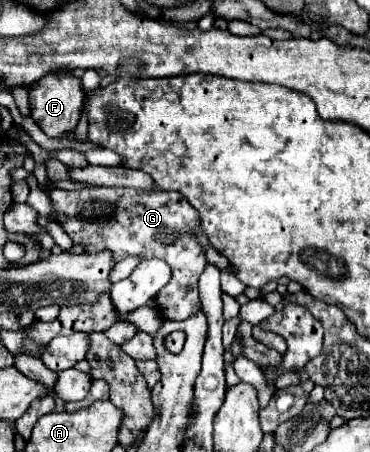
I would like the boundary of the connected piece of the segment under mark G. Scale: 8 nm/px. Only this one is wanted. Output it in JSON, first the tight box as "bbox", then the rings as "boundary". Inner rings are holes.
{"bbox":[50,187,206,321],"boundary":[[[80,187],[80,189],[52,189],[50,193],[54,213],[60,219],[60,227],[66,231],[66,235],[72,239],[74,245],[86,247],[84,253],[96,253],[96,251],[112,251],[114,261],[120,261],[122,257],[130,257],[132,249],[148,249],[148,259],[158,257],[168,261],[172,267],[172,279],[168,285],[164,285],[156,295],[156,307],[160,309],[164,319],[172,321],[184,321],[196,311],[200,311],[200,299],[198,299],[198,277],[202,275],[206,267],[206,251],[198,243],[194,229],[200,227],[198,211],[184,199],[184,195],[176,191],[144,191],[144,189],[130,189],[130,187]]]}

